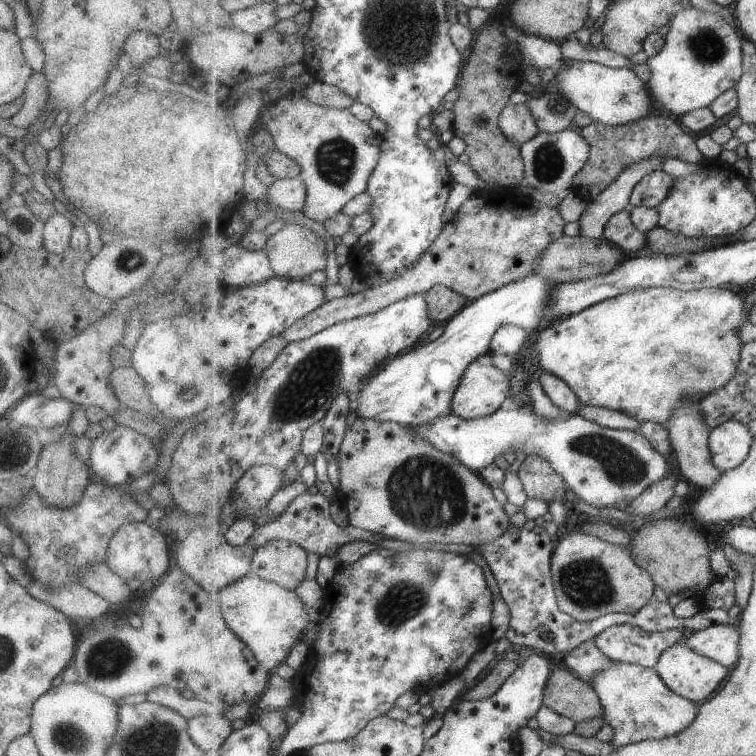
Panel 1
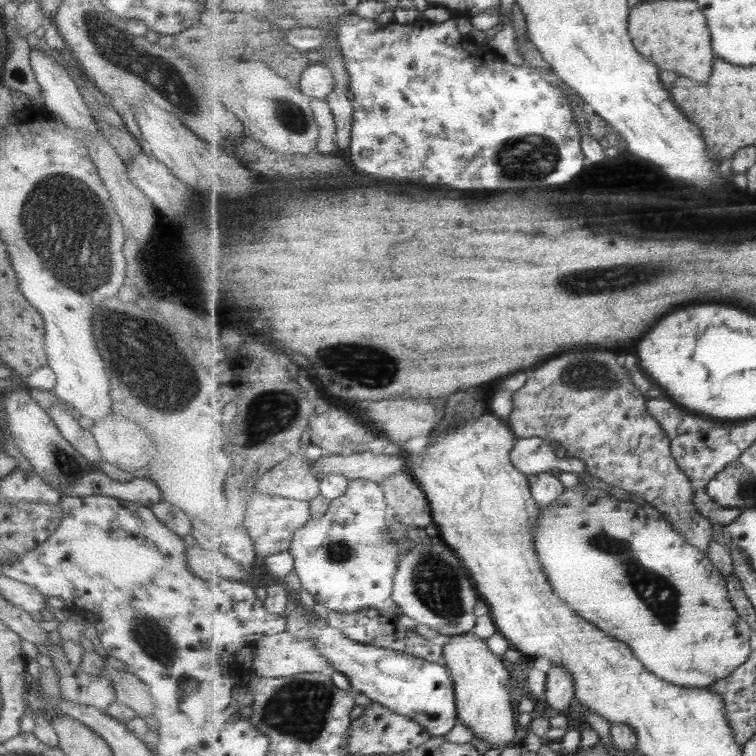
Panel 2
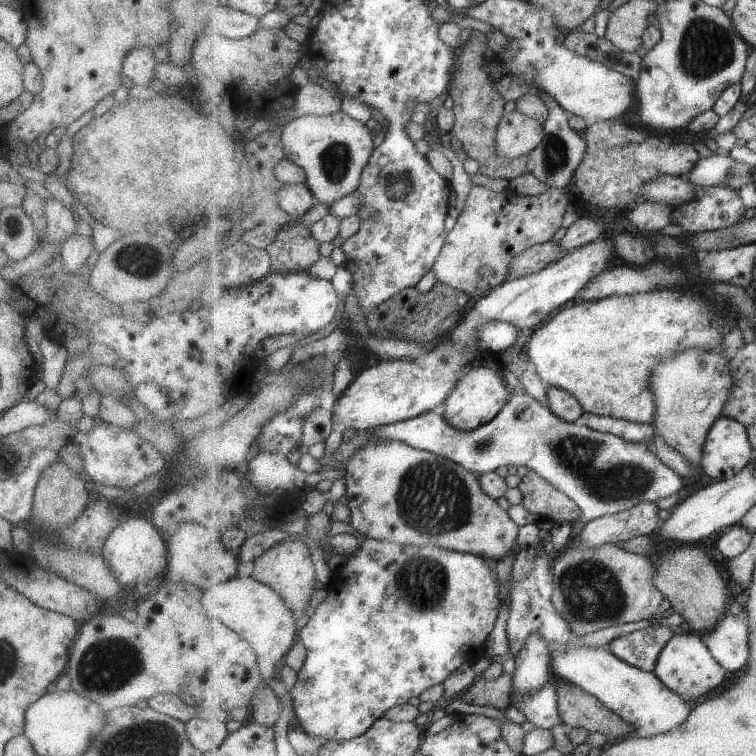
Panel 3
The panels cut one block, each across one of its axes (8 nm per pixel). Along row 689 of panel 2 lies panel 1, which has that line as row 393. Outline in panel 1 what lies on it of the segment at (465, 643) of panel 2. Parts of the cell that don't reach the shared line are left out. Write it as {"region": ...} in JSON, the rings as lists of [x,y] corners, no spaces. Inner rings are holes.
{"region":[[[488,359],[473,361],[465,370],[461,384],[454,394],[451,414],[465,420],[492,415],[503,406],[511,393],[509,376]]]}

